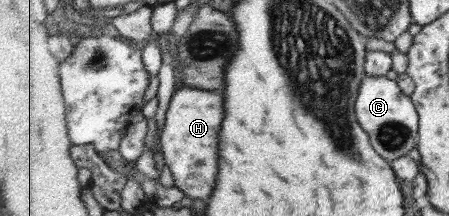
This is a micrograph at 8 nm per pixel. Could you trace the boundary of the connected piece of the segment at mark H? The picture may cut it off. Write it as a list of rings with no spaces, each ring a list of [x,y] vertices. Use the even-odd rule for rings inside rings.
[[[179,87],[165,114],[165,123],[159,133],[163,163],[171,171],[174,186],[193,199],[209,197],[219,179],[219,135],[225,121],[225,97],[216,90]]]

